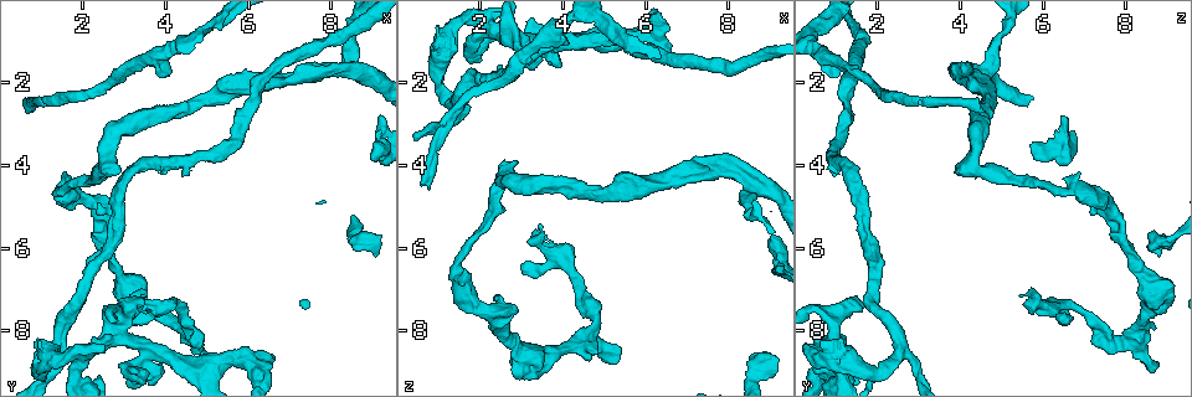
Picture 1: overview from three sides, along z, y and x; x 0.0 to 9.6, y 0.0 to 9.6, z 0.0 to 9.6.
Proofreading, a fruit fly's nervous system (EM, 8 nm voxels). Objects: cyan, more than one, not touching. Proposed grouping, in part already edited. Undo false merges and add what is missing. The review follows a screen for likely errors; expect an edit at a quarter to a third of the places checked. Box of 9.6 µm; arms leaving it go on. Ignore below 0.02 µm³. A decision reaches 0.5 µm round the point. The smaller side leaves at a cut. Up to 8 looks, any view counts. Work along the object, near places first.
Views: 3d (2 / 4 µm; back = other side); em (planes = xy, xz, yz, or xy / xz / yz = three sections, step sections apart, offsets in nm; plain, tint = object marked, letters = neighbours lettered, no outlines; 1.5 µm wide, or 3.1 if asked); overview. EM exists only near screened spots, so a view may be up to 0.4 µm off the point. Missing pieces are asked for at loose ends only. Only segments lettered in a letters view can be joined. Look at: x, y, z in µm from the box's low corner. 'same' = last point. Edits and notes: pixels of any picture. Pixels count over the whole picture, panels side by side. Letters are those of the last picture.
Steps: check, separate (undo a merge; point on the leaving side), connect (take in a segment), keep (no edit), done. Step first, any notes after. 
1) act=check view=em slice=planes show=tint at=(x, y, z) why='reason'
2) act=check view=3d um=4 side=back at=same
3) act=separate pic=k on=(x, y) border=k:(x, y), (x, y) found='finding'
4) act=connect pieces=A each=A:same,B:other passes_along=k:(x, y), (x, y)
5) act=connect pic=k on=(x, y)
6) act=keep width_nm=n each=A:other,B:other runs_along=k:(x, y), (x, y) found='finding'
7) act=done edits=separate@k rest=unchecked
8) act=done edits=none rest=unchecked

act=check view=3d um=4 at=(2.95, 4.20, 3.85) why='branch stops here'

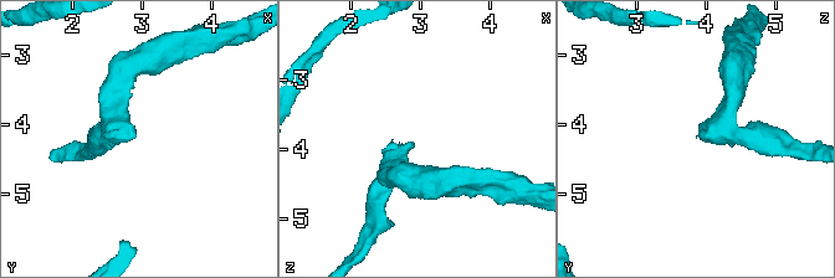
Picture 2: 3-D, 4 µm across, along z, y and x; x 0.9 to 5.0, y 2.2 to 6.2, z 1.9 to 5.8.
act=check view=em slice=yz step=8 show=letters at=(2.95, 4.20, 3.90)

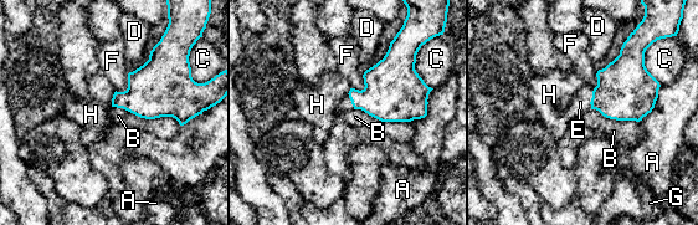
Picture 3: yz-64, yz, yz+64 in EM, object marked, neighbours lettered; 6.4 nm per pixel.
act=connect pieces=E longest_contact=A:260nm each=A:other,B:other,C:other,D:other,E:same,F:other,G:other,H:other passes_along=3:(626, 91), (591, 98), (580, 102) found='it goes on there'

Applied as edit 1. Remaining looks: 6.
act=check view=em slice=planes show=letters at=(3.90, 1.80, 0.80)

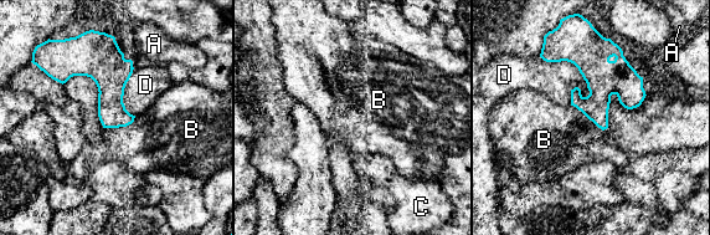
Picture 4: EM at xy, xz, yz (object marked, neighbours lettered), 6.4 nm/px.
act=keep longest_contact=D:360nm each=A:other,B:other,C:other,D:other found='no lettered segment goes on from it'

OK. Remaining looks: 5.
act=check view=3d um=4 at=(3.50, 7.15, 5.45) why='free end'

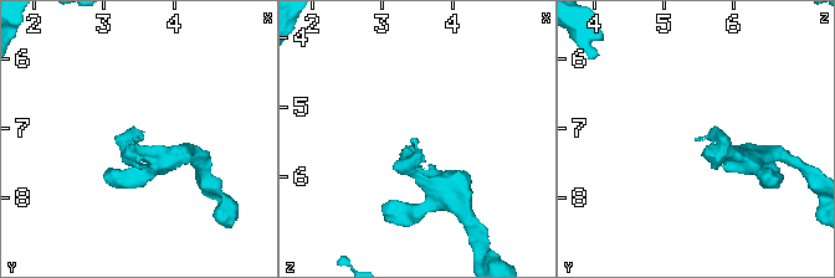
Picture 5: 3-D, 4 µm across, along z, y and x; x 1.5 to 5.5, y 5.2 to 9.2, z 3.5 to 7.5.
act=check view=em slice=planes show=letters at=(3.45, 7.20, 5.45) why='now the EM'

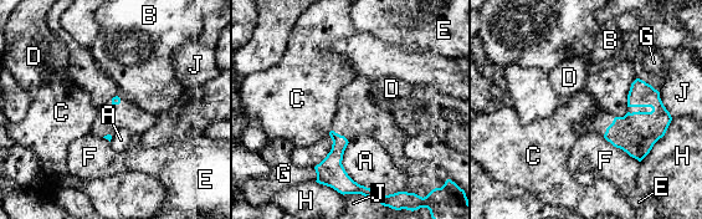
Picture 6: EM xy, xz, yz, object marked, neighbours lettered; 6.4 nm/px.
act=keep longest_contact=H:360nm each=A:other,B:other,C:other,D:other,E:other,F:other,G:other,H:other,J:other border=6:(331, 131), (328, 135) found='no lettered segment goes on from it'

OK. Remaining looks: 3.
act=done edits=connect@3 rest=unchecked

